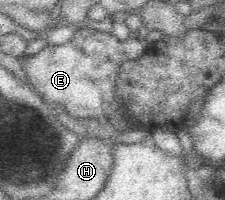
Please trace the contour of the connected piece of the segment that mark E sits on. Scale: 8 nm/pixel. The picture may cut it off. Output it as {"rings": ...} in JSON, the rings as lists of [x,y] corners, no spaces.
{"rings":[[[94,25],[82,26],[64,45],[45,45],[33,49],[21,60],[23,75],[44,98],[54,103],[74,119],[102,117],[117,131],[132,130],[126,122],[124,111],[116,102],[116,79],[122,63],[137,60],[148,49],[148,43],[132,34],[125,39],[117,38],[110,31],[99,31]]]}

